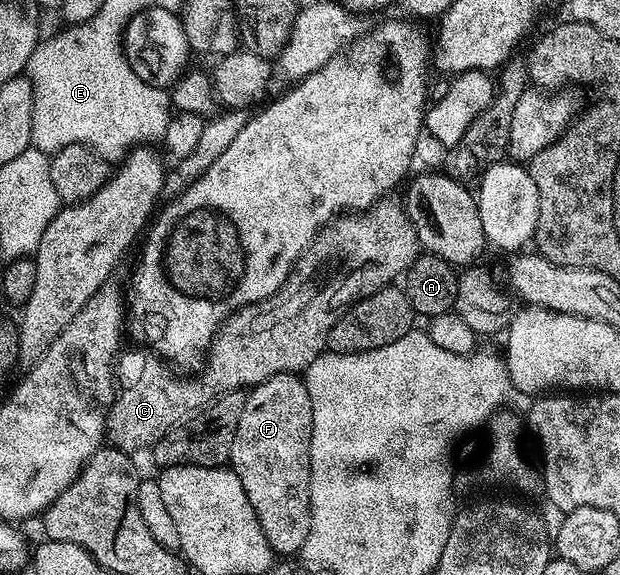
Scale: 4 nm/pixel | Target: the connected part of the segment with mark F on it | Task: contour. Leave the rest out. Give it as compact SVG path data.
M290 373L288 375L276 375L267 381L258 383L256 387L252 388L245 396L245 404L243 405L243 414L239 416L239 429L235 429L235 441L231 441L231 453L229 454L228 466L237 474L239 481L243 481L243 490L247 492L247 501L251 501L251 509L255 509L255 517L259 517L259 525L263 529L263 533L267 537L267 541L271 545L271 549L278 556L293 557L300 552L302 545L307 541L307 533L311 533L311 469L309 468L309 454L311 453L311 429L313 428L313 414L311 413L311 393L307 391L307 385L304 378L300 374Z

